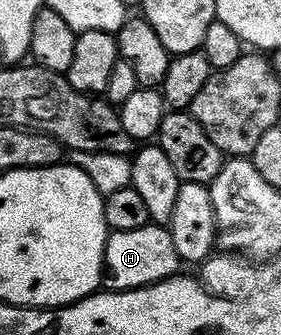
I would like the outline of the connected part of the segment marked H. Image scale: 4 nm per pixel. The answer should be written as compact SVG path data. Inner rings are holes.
M150 221L142 229L126 229L109 234L104 246L102 283L109 291L129 291L170 279L181 267L182 260L178 249L174 249L171 230Z

